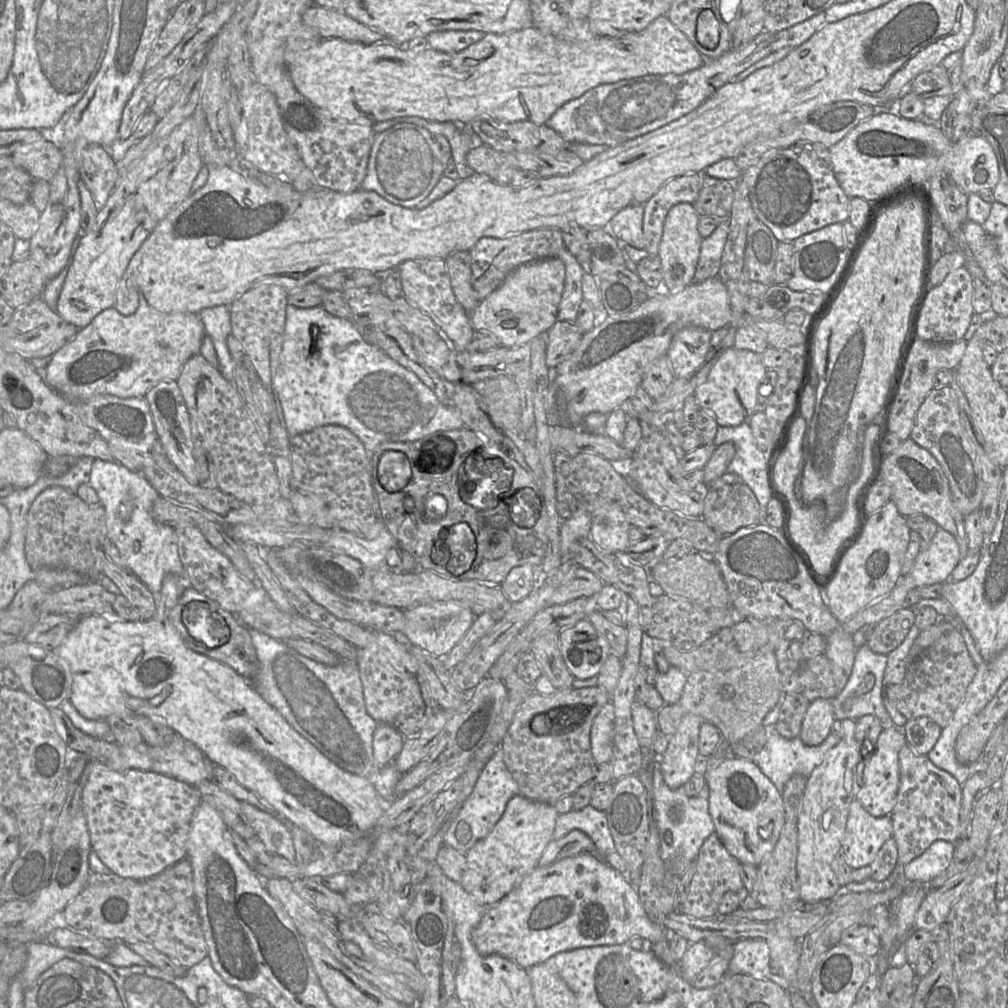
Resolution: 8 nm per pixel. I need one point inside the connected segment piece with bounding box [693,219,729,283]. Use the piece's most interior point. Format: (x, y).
(709, 263)

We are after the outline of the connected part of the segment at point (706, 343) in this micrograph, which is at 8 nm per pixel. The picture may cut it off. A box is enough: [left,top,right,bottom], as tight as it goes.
[667,326,712,378]

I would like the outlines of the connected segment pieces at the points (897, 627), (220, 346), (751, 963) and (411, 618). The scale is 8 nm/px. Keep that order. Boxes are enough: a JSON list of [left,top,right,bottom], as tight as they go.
[[867,607,915,654],[198,305,234,383],[727,939,793,992],[402,600,476,659]]

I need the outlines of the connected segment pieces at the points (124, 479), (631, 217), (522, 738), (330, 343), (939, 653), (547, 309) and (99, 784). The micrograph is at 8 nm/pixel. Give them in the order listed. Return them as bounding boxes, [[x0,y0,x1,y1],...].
[[88,459,185,605],[608,204,644,249],[500,685,610,804],[273,306,465,465],[884,628,977,729],[470,256,565,346],[82,760,201,880]]

